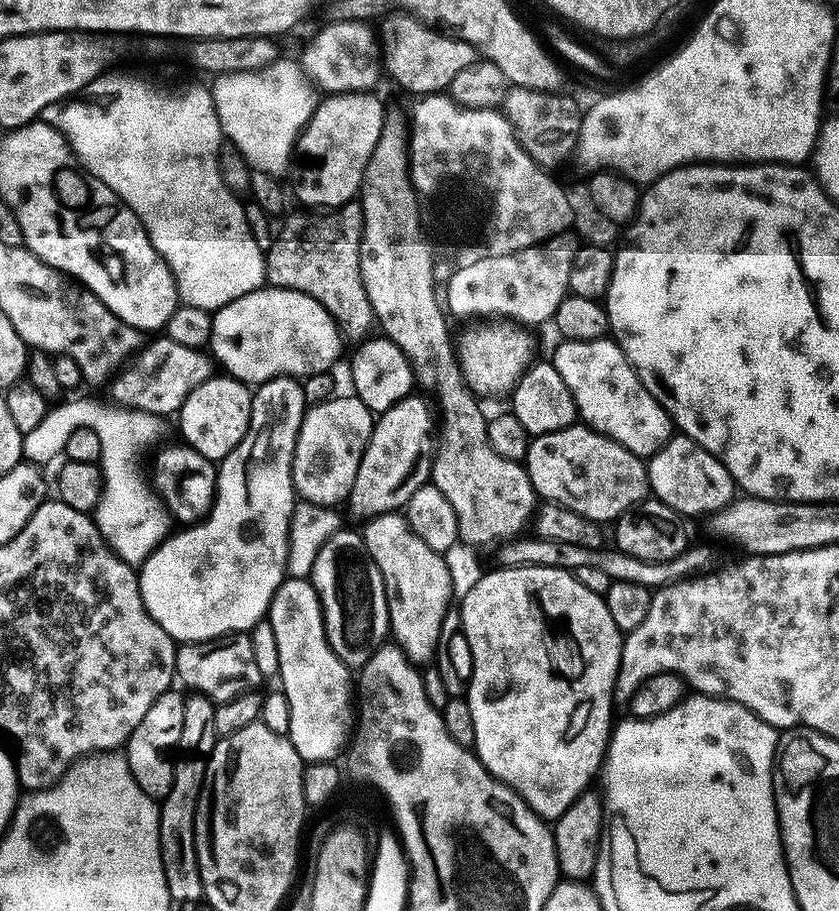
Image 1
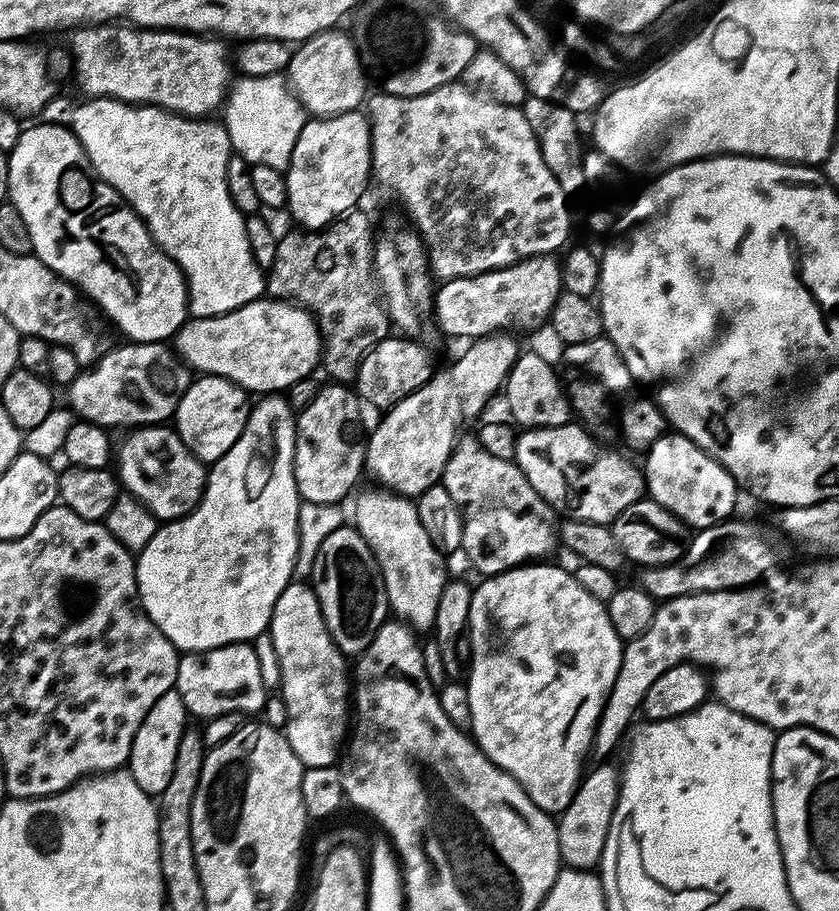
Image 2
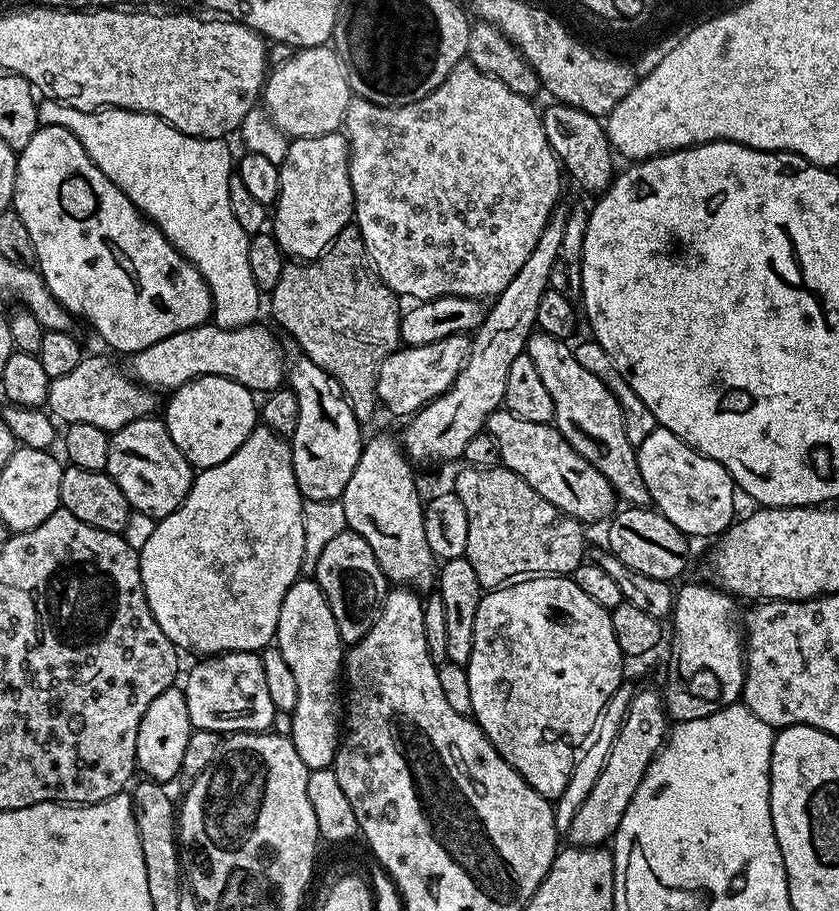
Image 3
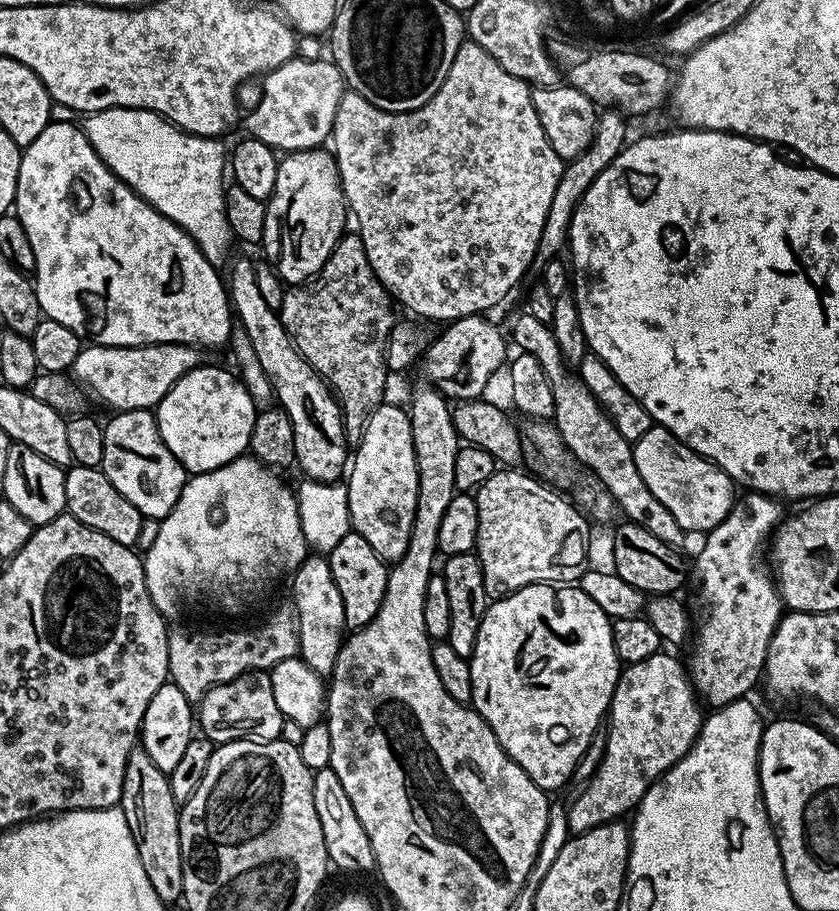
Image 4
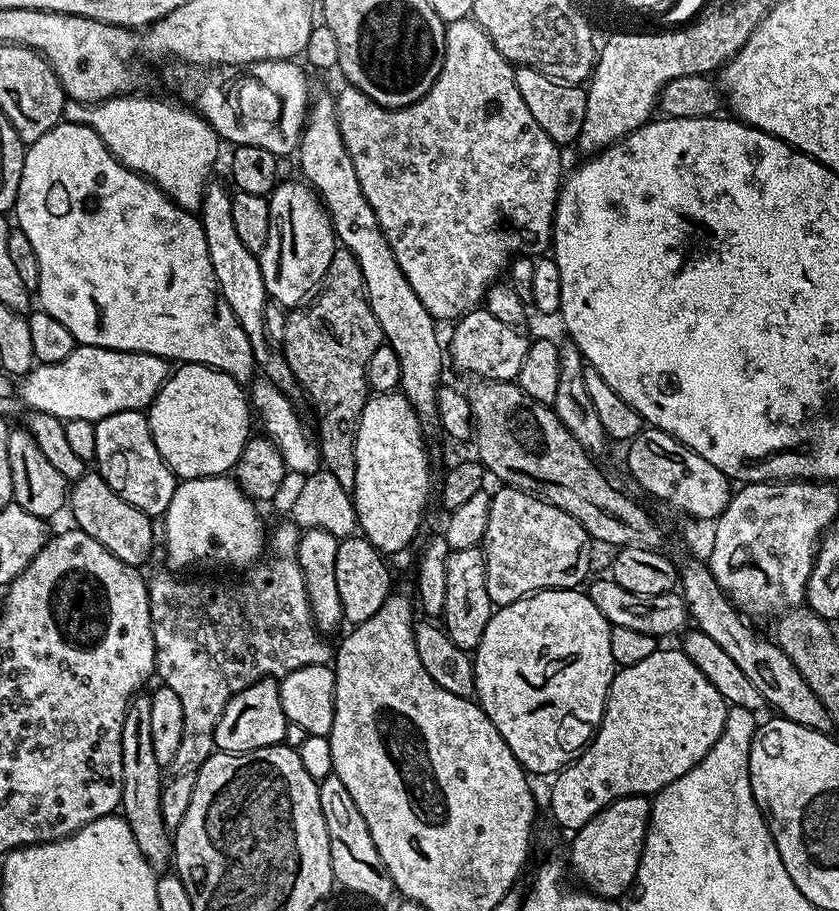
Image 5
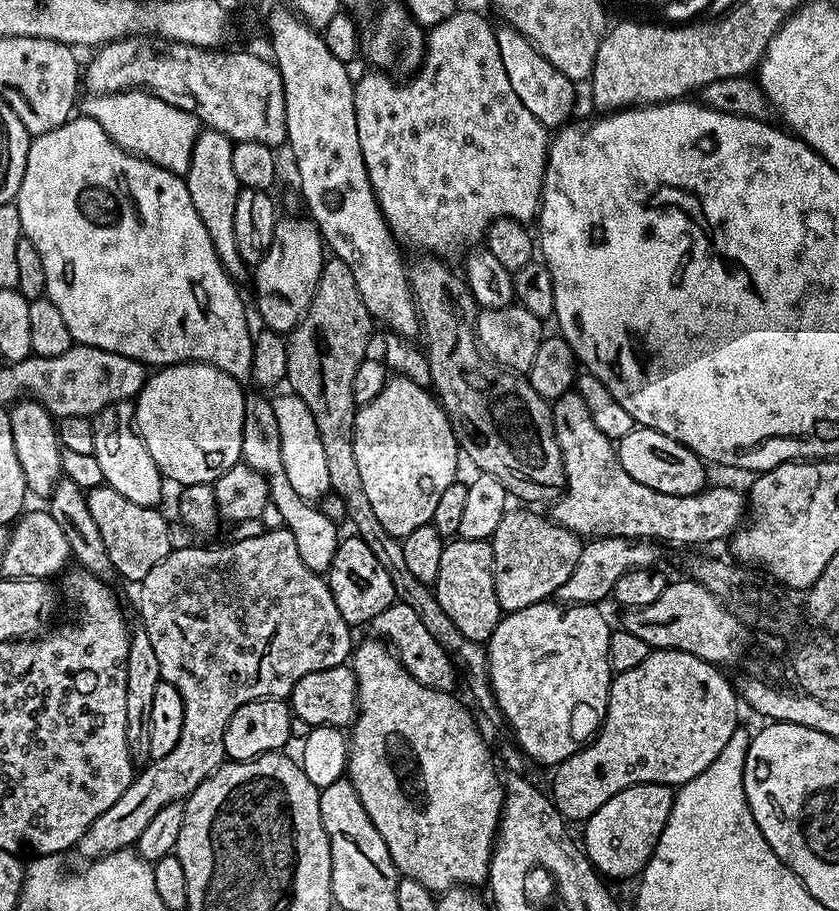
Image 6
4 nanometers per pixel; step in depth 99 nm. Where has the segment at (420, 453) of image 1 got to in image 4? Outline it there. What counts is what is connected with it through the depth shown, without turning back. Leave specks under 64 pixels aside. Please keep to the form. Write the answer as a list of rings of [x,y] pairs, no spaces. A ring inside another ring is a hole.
[[[604,110],[597,115],[596,129],[592,145],[582,154],[578,154],[573,160],[567,161],[564,165],[562,178],[558,178],[558,190],[554,190],[554,198],[550,202],[550,214],[546,214],[546,226],[542,226],[542,238],[538,242],[535,263],[543,266],[549,264],[551,260],[557,259],[565,251],[568,242],[568,231],[570,230],[570,218],[586,190],[618,158],[618,154],[626,147],[626,141],[629,139],[628,128],[624,125],[625,117],[616,110]]]

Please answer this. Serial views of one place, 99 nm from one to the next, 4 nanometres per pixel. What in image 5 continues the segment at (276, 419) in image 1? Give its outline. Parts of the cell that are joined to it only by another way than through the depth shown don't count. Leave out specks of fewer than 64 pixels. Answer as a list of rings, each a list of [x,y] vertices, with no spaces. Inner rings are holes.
[[[231,475],[207,476],[201,480],[180,480],[174,490],[174,498],[170,498],[170,506],[162,517],[162,523],[164,523],[164,532],[162,528],[162,544],[168,547],[168,560],[173,564],[171,567],[176,570],[184,570],[180,568],[186,567],[187,564],[196,564],[199,560],[213,560],[216,564],[244,564],[243,566],[255,564],[257,560],[261,559],[262,553],[266,548],[266,528],[264,532],[264,524],[260,521],[260,516],[256,513],[256,508],[257,505],[248,499],[246,493]]]

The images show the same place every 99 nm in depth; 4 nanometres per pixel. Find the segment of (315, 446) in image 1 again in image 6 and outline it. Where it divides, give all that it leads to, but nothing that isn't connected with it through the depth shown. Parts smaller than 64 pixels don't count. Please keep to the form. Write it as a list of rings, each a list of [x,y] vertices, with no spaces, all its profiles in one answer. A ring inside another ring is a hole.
[[[201,131],[194,154],[190,158],[186,179],[190,190],[190,202],[194,202],[194,210],[198,210],[198,218],[202,218],[206,234],[210,234],[210,242],[214,242],[214,250],[222,266],[233,280],[240,282],[247,272],[249,275],[250,268],[244,263],[242,254],[238,254],[238,242],[234,239],[234,206],[238,203],[241,187],[234,174],[233,143],[230,137],[221,132]]]

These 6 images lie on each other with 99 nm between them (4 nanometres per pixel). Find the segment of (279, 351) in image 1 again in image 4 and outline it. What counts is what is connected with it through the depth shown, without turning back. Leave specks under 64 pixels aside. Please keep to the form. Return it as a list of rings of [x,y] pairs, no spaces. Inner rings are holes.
[[[156,343],[144,344],[142,347],[90,344],[80,350],[73,364],[72,374],[88,392],[90,390],[100,401],[112,407],[112,410],[150,410],[160,404],[178,378],[201,365],[200,356],[201,351],[190,344]]]

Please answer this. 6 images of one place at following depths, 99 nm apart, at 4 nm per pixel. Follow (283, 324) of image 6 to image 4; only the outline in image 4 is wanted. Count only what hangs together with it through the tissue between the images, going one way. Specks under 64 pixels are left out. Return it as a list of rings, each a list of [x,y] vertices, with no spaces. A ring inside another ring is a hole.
[[[319,147],[287,153],[280,160],[278,178],[266,201],[266,226],[262,249],[267,263],[275,268],[285,285],[302,284],[318,275],[326,258],[345,235],[346,205],[336,158]]]

